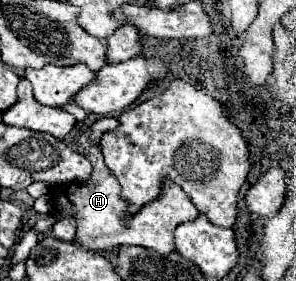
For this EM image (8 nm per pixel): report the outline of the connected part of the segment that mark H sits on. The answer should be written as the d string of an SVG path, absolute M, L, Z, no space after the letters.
M92 128L82 130L80 136L76 136L68 144L68 148L88 156L92 164L92 176L88 176L88 180L80 180L74 184L50 186L48 196L52 202L52 214L56 216L56 220L74 218L76 220L74 242L88 250L110 250L122 244L138 244L144 248L152 248L162 256L168 256L174 250L174 238L172 238L174 228L182 222L194 220L198 216L196 206L192 204L192 200L188 200L188 194L178 184L172 184L172 180L164 178L160 196L156 200L144 204L144 208L140 208L136 214L126 214L128 202L120 196L120 182L116 180L116 176L112 176L112 172L108 172L100 140L92 140L90 132Z

